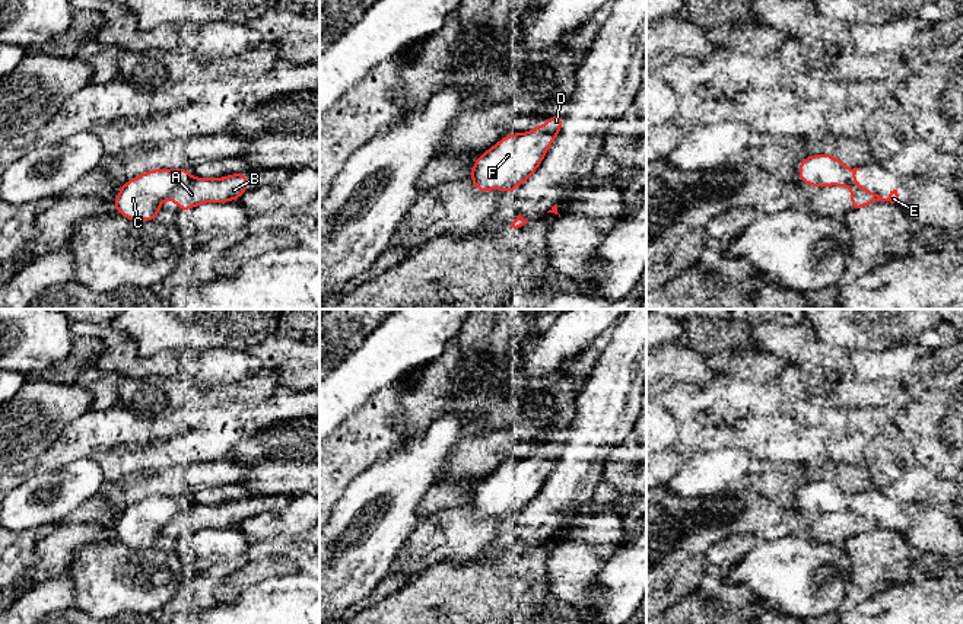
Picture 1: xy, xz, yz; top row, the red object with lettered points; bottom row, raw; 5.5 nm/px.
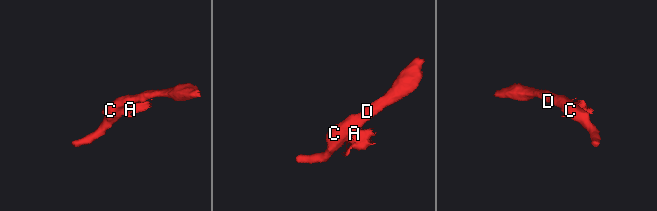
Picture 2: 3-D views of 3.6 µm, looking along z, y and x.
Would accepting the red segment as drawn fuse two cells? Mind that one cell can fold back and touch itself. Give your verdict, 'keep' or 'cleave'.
cleave

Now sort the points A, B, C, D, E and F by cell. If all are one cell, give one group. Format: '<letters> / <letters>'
A B E / C D F

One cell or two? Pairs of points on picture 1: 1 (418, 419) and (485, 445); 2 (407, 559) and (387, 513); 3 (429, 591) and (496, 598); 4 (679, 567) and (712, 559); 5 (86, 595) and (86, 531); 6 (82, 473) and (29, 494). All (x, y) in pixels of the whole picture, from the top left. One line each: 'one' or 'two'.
1: two
2: two
3: one
4: two
5: two
6: one

